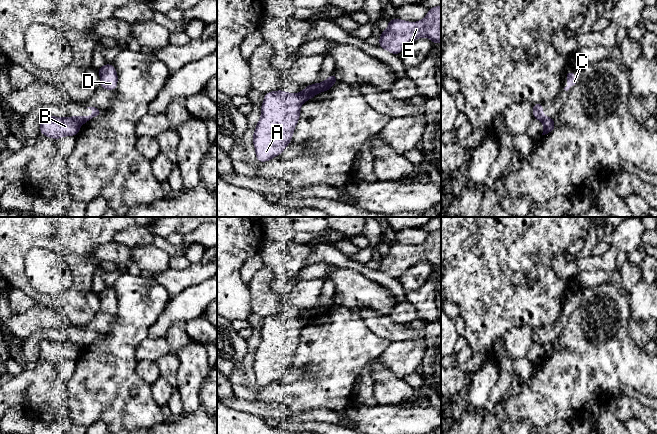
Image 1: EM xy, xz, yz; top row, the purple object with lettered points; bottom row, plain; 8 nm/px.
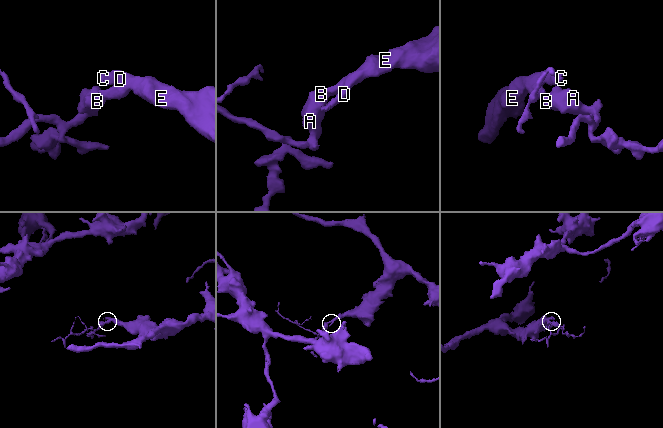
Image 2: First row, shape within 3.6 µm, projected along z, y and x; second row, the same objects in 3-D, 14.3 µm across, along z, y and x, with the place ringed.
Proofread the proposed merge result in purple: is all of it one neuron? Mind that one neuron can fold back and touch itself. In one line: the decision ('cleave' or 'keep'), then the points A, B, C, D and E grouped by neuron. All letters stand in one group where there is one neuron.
keep | A B C D E

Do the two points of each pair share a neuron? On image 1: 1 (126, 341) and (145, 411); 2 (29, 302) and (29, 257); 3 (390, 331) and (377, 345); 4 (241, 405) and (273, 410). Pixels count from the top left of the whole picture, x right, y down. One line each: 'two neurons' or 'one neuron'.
1: one neuron
2: two neurons
3: two neurons
4: one neuron

